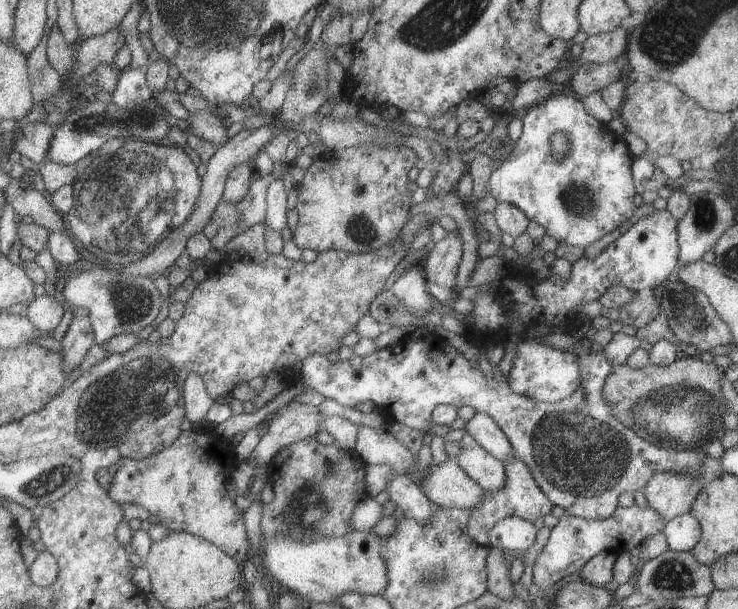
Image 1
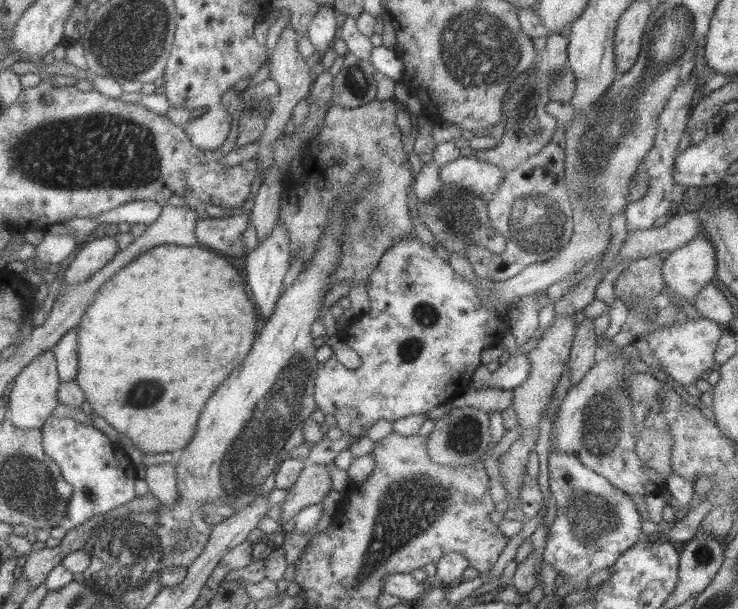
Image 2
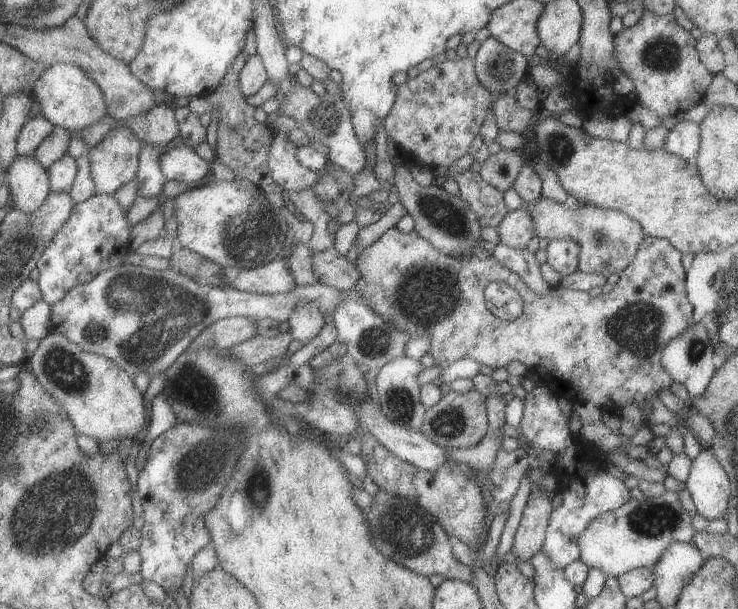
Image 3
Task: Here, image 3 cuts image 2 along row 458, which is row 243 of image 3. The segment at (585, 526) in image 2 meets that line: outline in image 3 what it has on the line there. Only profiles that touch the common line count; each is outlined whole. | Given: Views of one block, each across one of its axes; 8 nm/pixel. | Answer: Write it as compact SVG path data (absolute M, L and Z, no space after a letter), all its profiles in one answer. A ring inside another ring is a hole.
M571 238L549 239L546 262L562 277L578 270L579 253L579 243Z

